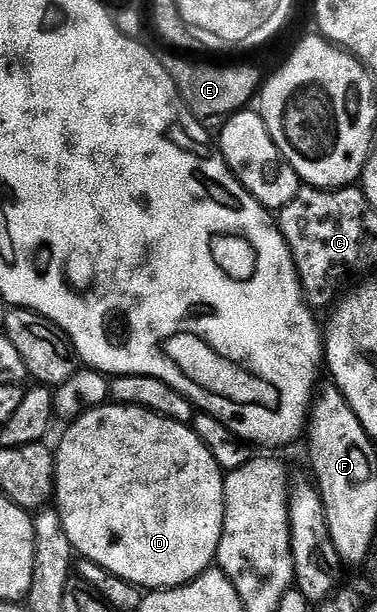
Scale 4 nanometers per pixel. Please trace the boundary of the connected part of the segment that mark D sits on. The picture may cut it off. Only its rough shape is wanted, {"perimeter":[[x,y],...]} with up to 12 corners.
{"perimeter":[[69,422],[56,508],[146,591],[215,564],[224,471],[190,425]]}

